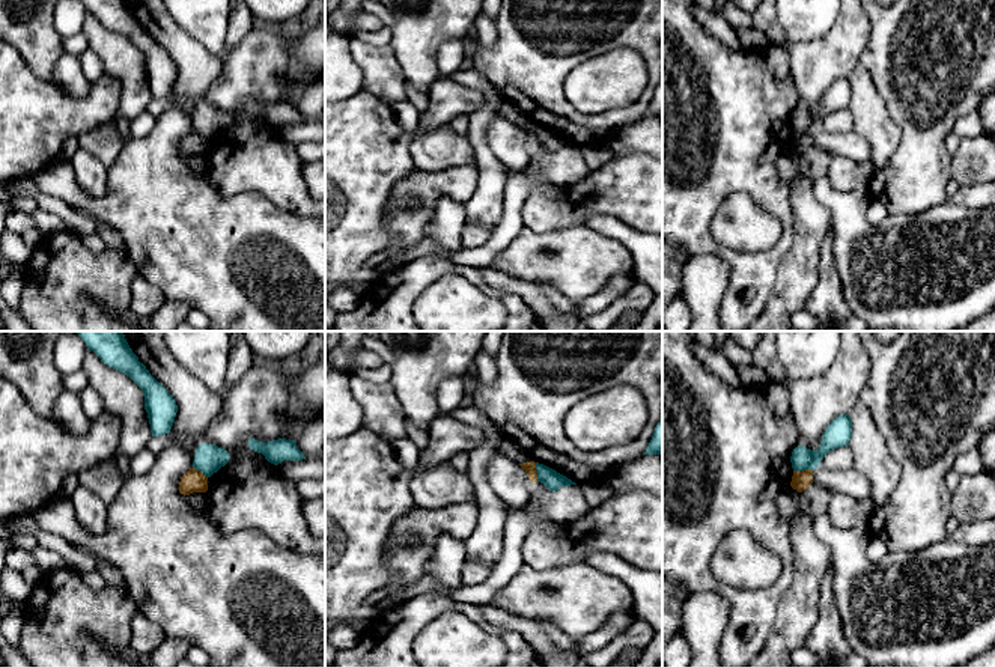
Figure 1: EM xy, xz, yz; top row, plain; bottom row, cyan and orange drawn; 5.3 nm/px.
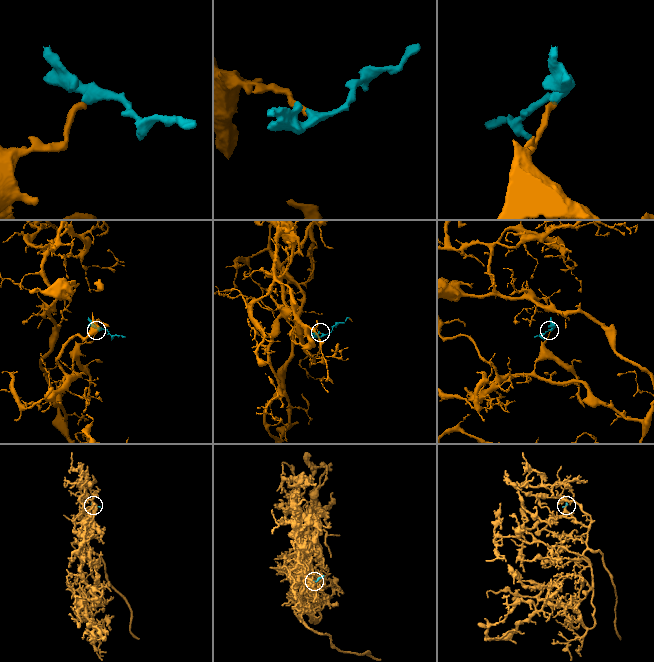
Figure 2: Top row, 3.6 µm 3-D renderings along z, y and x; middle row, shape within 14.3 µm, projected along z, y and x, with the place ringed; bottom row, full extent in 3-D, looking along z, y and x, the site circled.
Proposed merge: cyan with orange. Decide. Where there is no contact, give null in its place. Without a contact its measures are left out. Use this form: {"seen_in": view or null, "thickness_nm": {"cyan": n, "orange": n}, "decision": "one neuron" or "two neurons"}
{"seen_in": "xz", "thickness_nm": {"cyan": 100, "orange": 60}, "decision": "two neurons"}

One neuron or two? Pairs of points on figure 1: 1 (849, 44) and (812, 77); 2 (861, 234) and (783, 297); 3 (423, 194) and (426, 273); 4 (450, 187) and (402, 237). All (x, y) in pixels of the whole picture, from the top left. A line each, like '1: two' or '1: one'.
1: one
2: two
3: two
4: one

